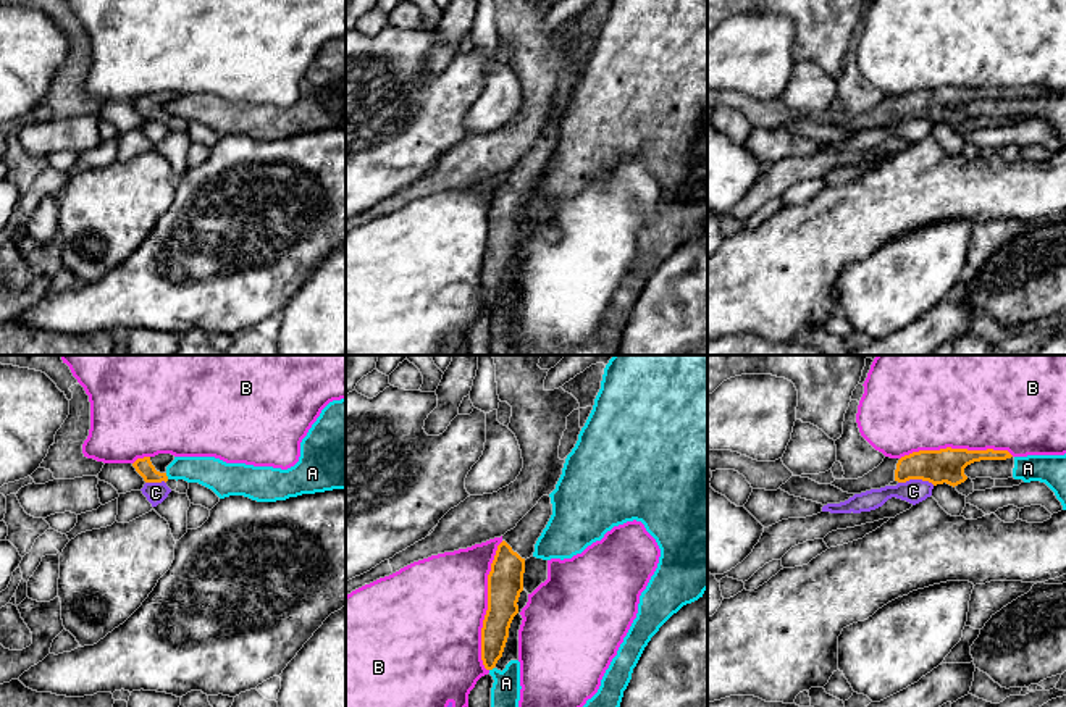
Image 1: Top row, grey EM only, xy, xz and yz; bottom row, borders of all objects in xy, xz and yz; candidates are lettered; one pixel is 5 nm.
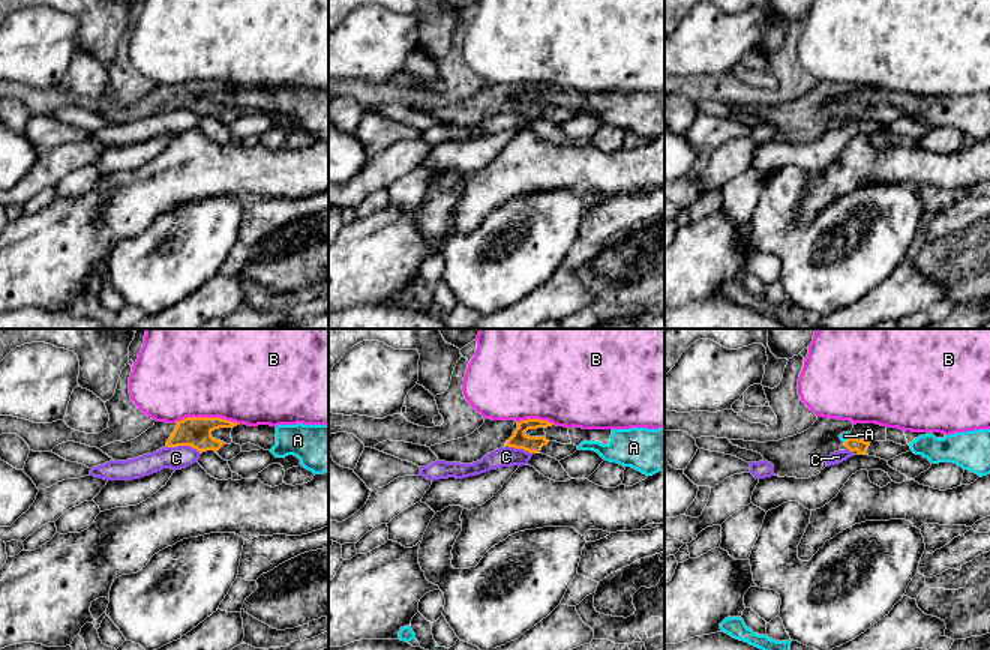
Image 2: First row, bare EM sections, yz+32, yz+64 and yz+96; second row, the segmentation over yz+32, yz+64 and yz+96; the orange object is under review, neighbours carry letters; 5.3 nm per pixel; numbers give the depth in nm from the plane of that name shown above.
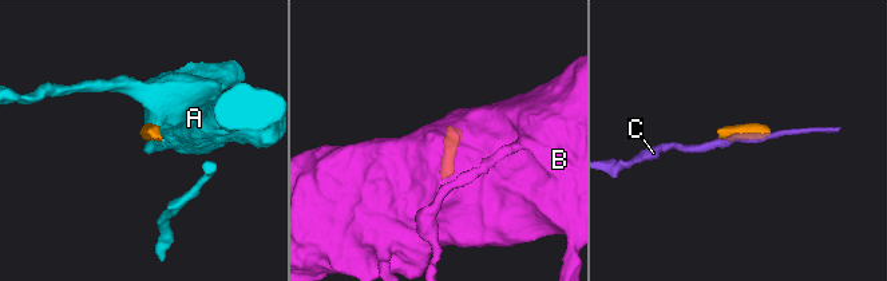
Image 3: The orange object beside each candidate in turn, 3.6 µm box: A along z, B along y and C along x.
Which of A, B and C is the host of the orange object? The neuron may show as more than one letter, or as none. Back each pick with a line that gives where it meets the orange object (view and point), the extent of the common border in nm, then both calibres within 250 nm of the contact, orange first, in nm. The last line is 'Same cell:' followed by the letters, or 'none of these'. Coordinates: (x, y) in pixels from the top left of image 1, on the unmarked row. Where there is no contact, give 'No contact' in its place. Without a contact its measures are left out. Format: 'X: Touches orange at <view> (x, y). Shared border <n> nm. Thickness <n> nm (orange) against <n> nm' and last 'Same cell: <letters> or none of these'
Same cell: none of these

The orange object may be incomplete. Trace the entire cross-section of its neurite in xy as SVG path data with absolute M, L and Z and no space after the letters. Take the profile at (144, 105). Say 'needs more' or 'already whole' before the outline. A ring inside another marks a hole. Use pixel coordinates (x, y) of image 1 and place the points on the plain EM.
needs more; M158 92L155 95L137 97L132 105L145 121L165 119L171 129L176 129L178 119L166 115L166 105L174 98L171 92Z

